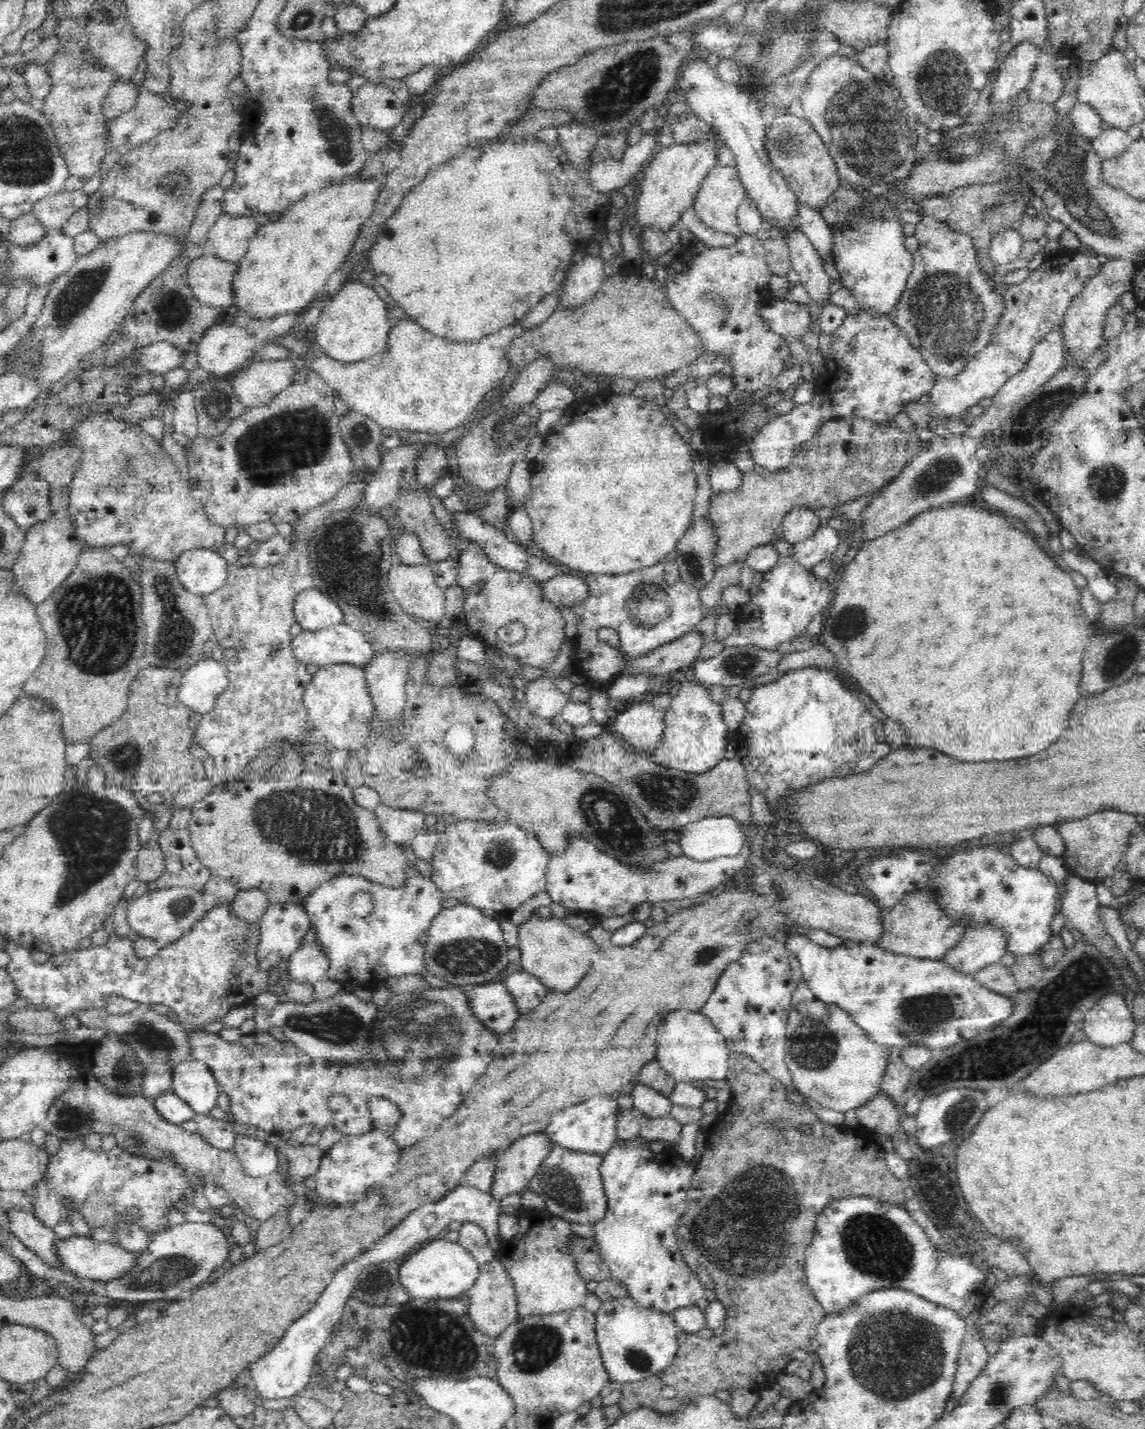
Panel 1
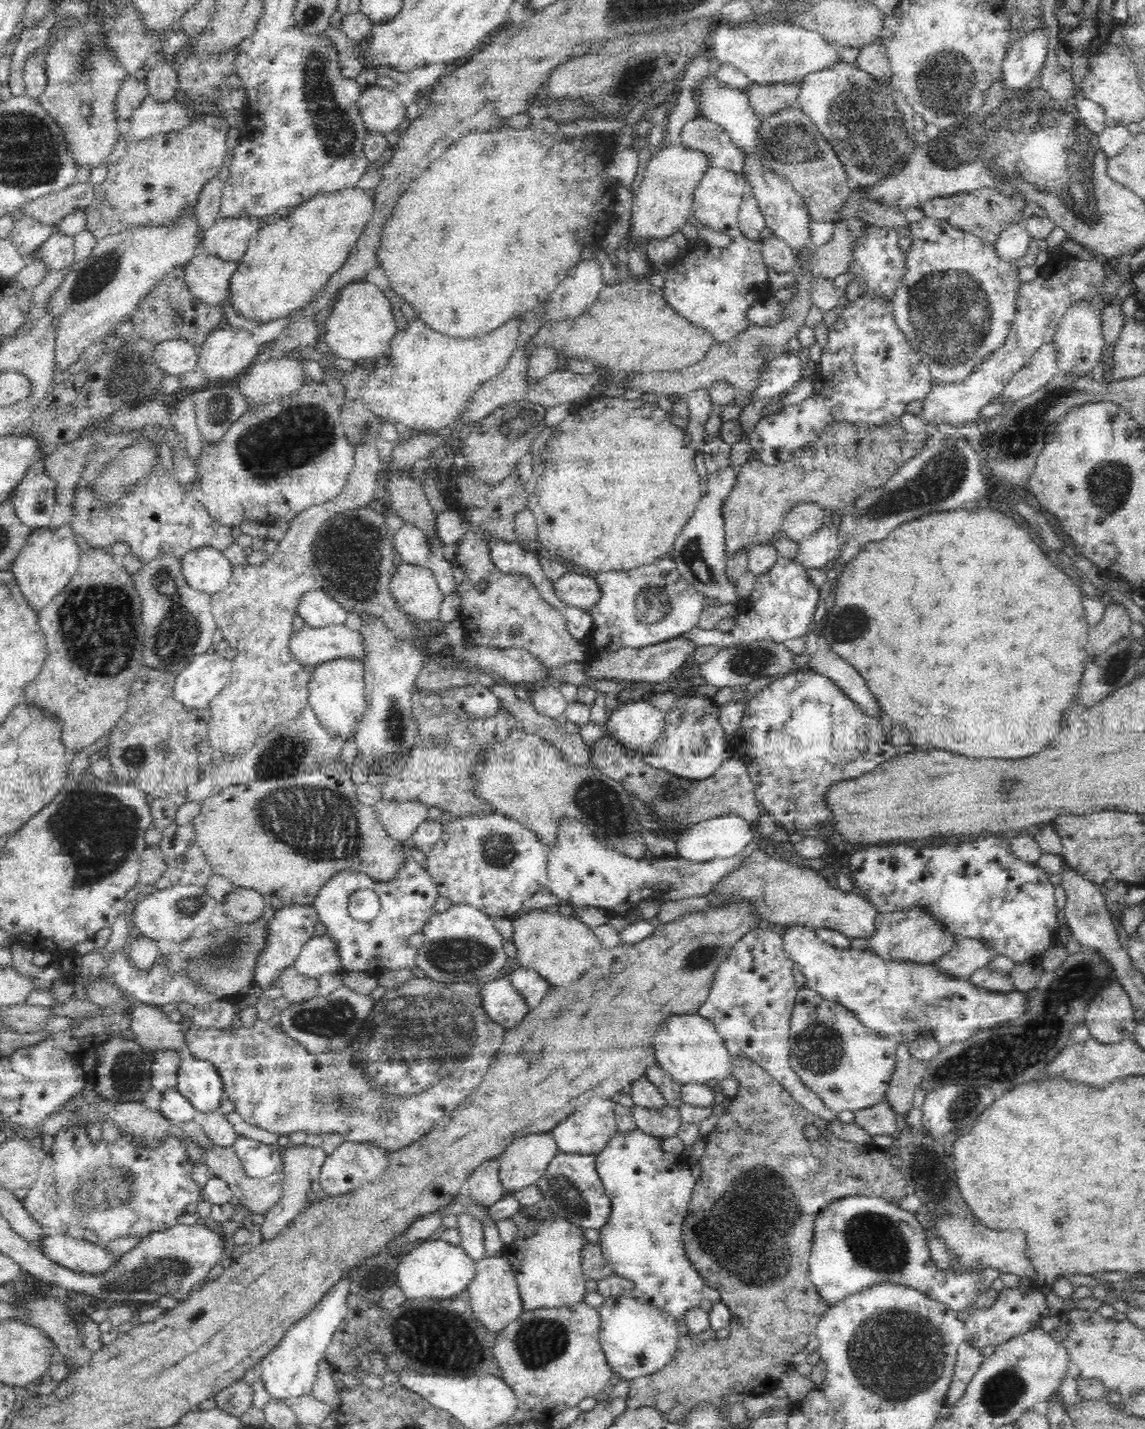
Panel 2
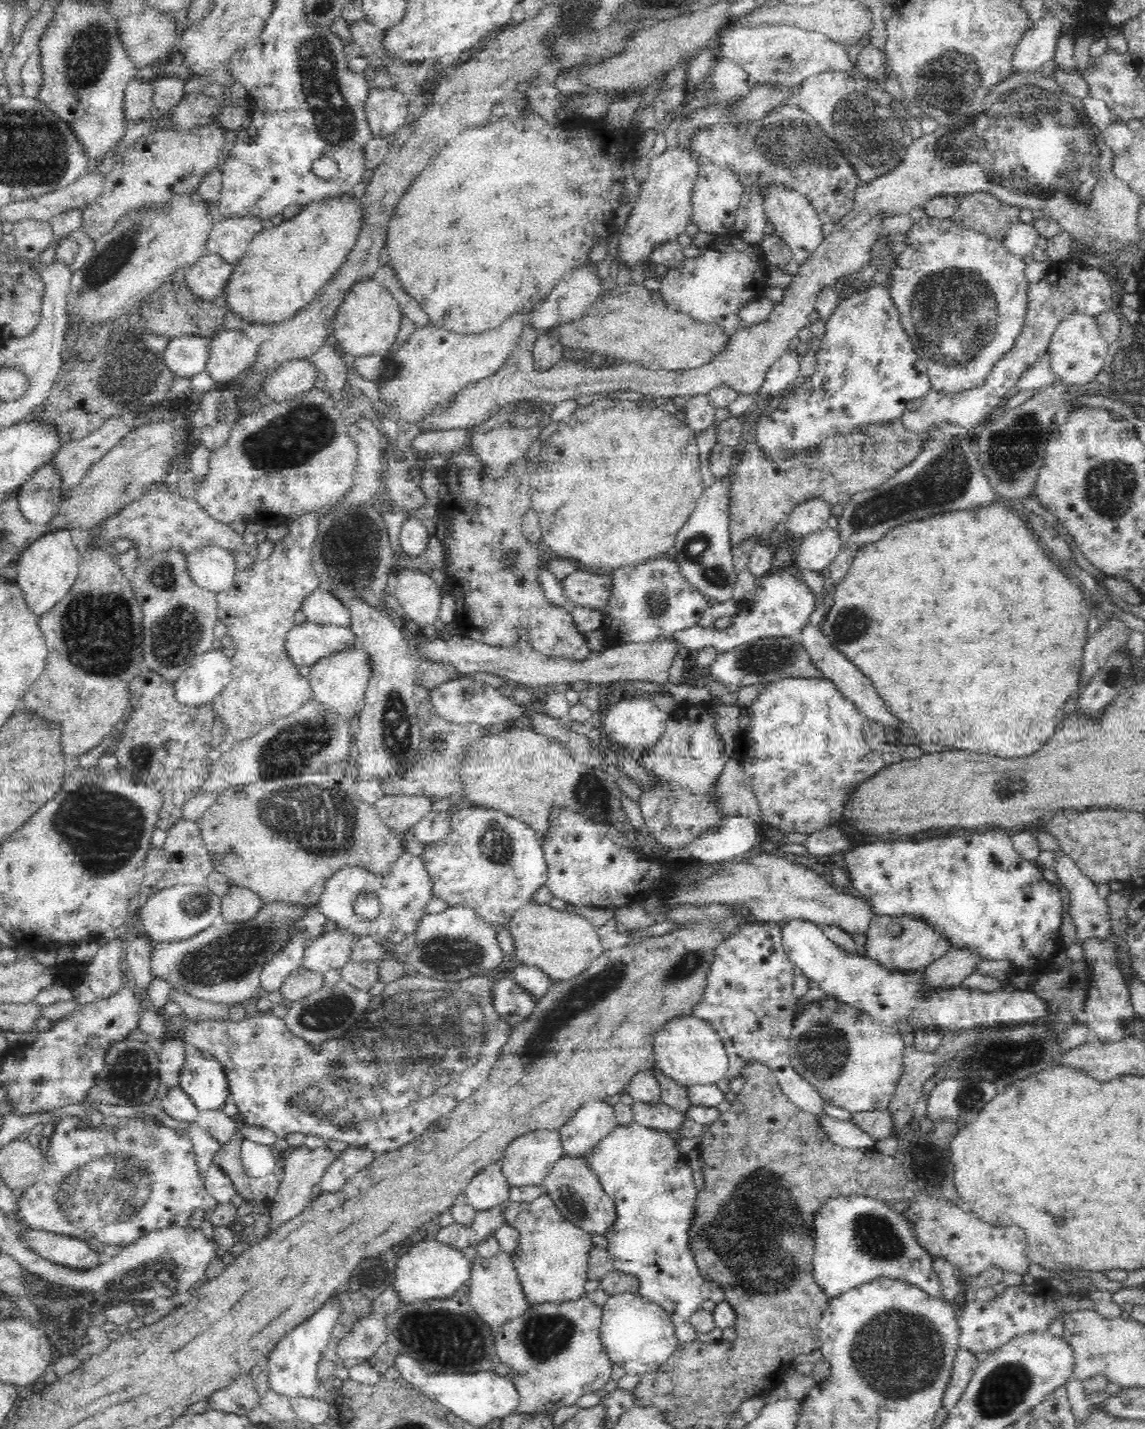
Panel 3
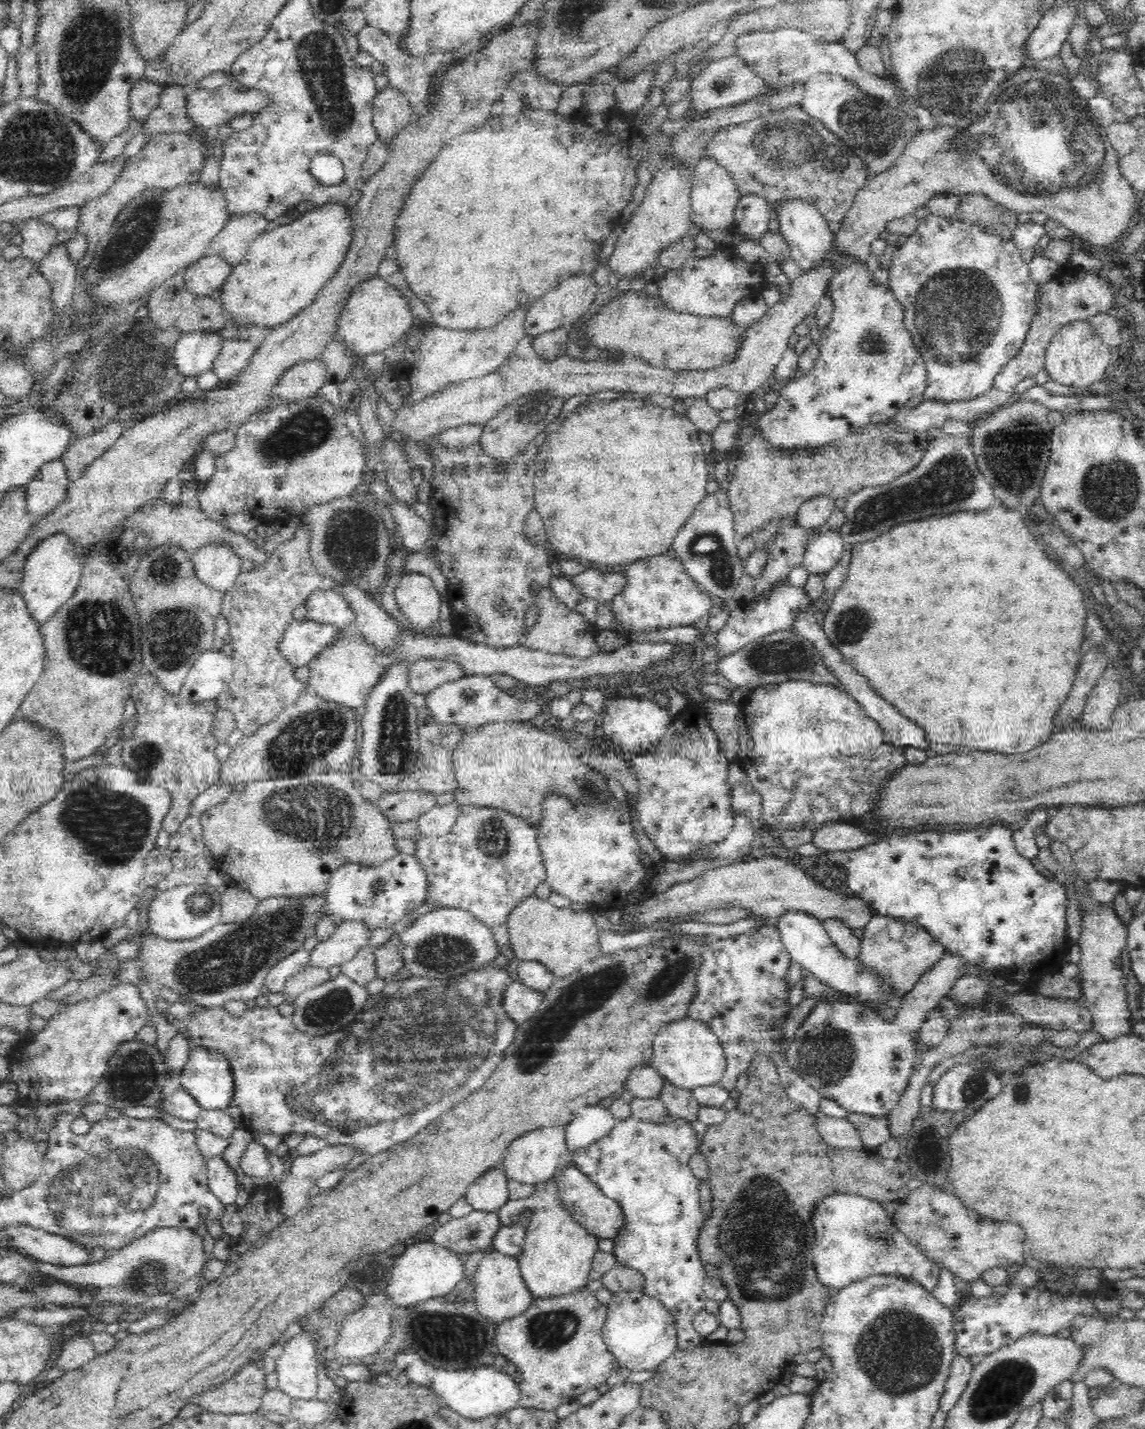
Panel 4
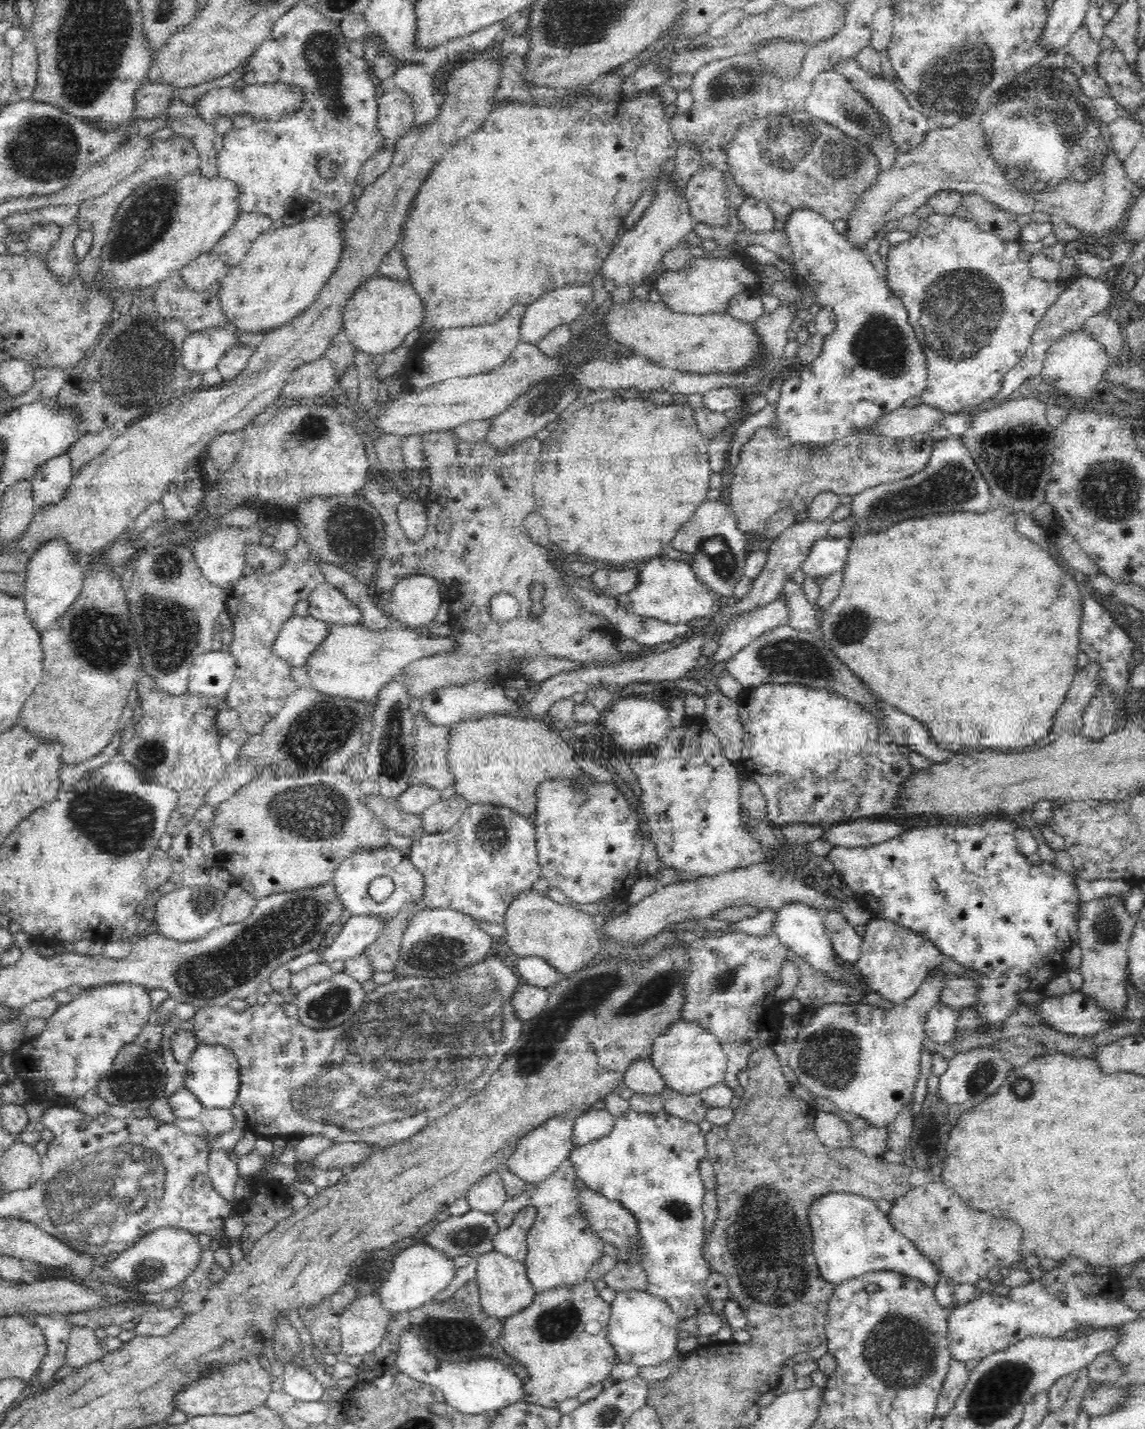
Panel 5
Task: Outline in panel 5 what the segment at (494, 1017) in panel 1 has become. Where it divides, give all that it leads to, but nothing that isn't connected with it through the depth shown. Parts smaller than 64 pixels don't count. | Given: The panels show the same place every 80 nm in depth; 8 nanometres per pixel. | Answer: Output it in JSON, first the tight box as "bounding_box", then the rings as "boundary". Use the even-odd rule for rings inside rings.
{"bounding_box":[512,984,550,1021],"boundary":[[[522,984],[512,998],[516,1015],[523,1021],[540,1016],[548,1006],[548,1002],[550,1002],[549,988],[528,984]]]}

